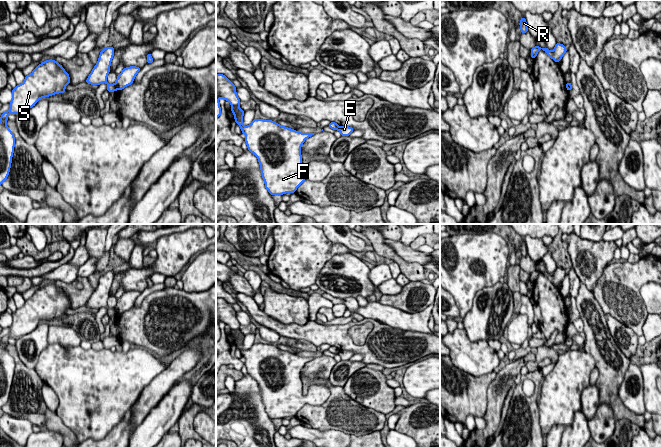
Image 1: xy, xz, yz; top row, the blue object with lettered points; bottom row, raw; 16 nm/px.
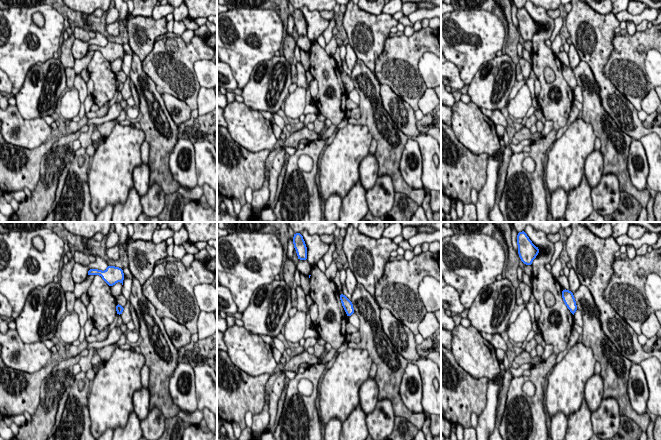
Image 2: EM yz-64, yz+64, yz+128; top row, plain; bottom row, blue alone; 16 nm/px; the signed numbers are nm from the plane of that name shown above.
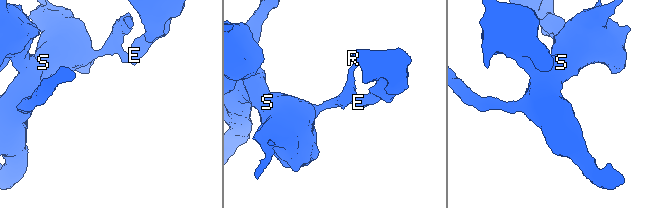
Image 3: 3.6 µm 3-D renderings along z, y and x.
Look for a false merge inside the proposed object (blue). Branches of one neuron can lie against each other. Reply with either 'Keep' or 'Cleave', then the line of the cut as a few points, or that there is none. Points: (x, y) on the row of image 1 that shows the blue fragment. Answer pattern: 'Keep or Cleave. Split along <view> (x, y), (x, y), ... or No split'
Cleave. Split along xy (114, 84), (116, 89)

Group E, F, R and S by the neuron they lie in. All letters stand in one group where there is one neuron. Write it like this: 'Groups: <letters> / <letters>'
Groups: E R / F S

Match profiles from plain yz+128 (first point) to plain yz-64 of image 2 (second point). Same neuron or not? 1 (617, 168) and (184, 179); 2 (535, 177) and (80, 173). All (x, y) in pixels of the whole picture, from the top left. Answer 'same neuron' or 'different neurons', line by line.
1: different neurons
2: same neuron

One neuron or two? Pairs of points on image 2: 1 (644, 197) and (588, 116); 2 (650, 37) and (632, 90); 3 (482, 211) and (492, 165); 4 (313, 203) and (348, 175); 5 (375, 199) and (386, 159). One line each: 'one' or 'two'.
1: one
2: one
3: one
4: two
5: two

